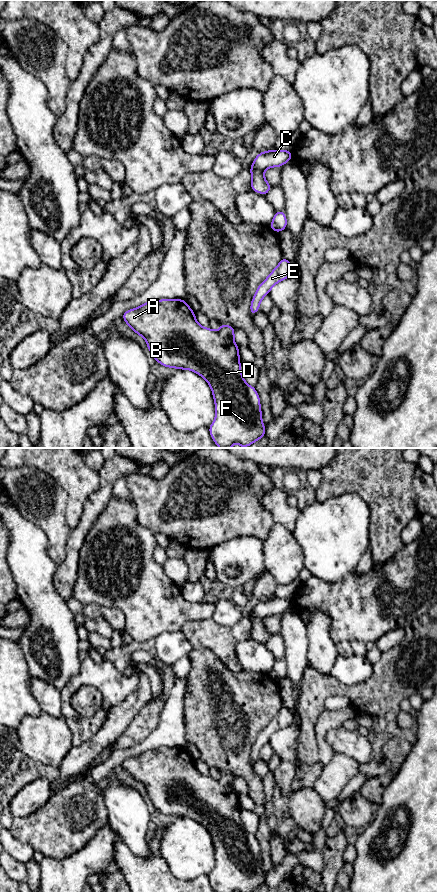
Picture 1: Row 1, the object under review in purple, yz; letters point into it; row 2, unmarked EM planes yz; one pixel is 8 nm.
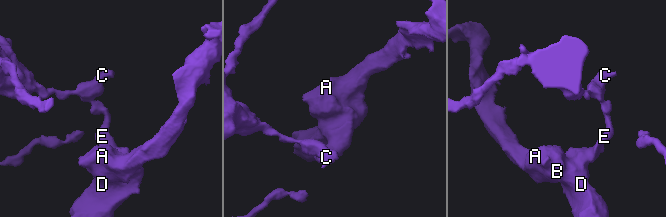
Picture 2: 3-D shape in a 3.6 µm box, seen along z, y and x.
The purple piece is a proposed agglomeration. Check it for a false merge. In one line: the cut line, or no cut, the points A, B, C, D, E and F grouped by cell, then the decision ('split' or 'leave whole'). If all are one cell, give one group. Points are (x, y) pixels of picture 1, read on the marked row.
cut yz (272, 221), (279, 231); groups A B D E F / C; split

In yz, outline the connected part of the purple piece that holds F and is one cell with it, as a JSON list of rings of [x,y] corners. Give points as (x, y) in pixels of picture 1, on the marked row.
[[[185,299],[148,301],[125,311],[121,317],[145,339],[149,352],[159,364],[191,370],[208,382],[216,411],[208,430],[215,444],[220,448],[230,448],[238,443],[244,448],[265,437],[266,425],[262,423],[260,396],[255,387],[246,383],[240,370],[239,347],[234,340],[236,328],[224,323],[220,323],[219,331],[202,327]]]

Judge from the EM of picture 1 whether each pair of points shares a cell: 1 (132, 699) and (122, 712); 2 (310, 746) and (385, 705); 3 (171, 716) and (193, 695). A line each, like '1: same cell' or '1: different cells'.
1: same cell
2: same cell
3: different cells

